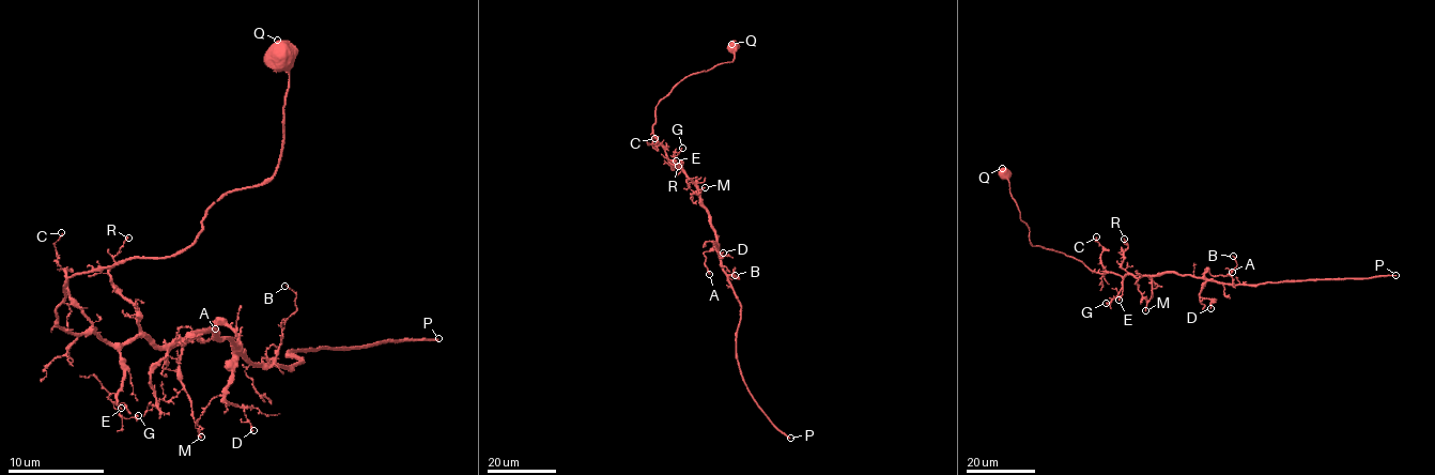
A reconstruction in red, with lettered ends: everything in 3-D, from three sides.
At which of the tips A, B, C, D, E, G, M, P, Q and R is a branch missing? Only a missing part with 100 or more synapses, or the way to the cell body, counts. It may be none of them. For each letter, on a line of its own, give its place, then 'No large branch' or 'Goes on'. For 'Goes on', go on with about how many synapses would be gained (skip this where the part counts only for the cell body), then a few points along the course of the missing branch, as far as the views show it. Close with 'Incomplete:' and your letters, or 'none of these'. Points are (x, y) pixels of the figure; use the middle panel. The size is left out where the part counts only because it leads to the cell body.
A: Place: (709, 274). No large branch
B: Place: (735, 275). No large branch
C: Place: (654, 138). No large branch
D: Place: (723, 253). No large branch
E: Place: (676, 161). No large branch
G: Place: (682, 148). No large branch
M: Place: (705, 187). No large branch
P: Place: (790, 438). Goes on. Roughly 110 synapses. Course of what is missing: (790, 438), (814, 459), (850, 456), (897, 435), (910, 433), (919, 427), (952, 417)
Q: Place: (731, 44). No large branch
R: Place: (678, 166). No large branch
Incomplete: P

